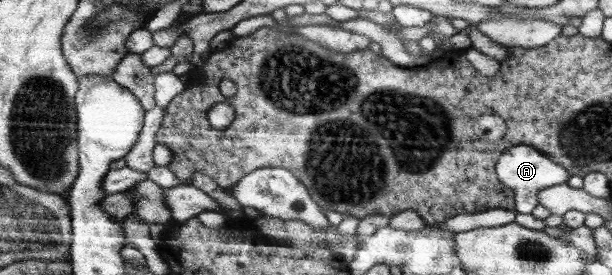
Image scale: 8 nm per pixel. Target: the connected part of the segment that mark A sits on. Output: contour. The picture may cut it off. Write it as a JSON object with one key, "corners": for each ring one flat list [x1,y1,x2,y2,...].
{"corners":[[518,144,508,148,500,156,495,172,499,181,514,191,515,211,518,214,530,214,538,206,537,194,539,190,555,184,564,184,571,177,571,174,560,164,554,163,548,156,526,144]]}

